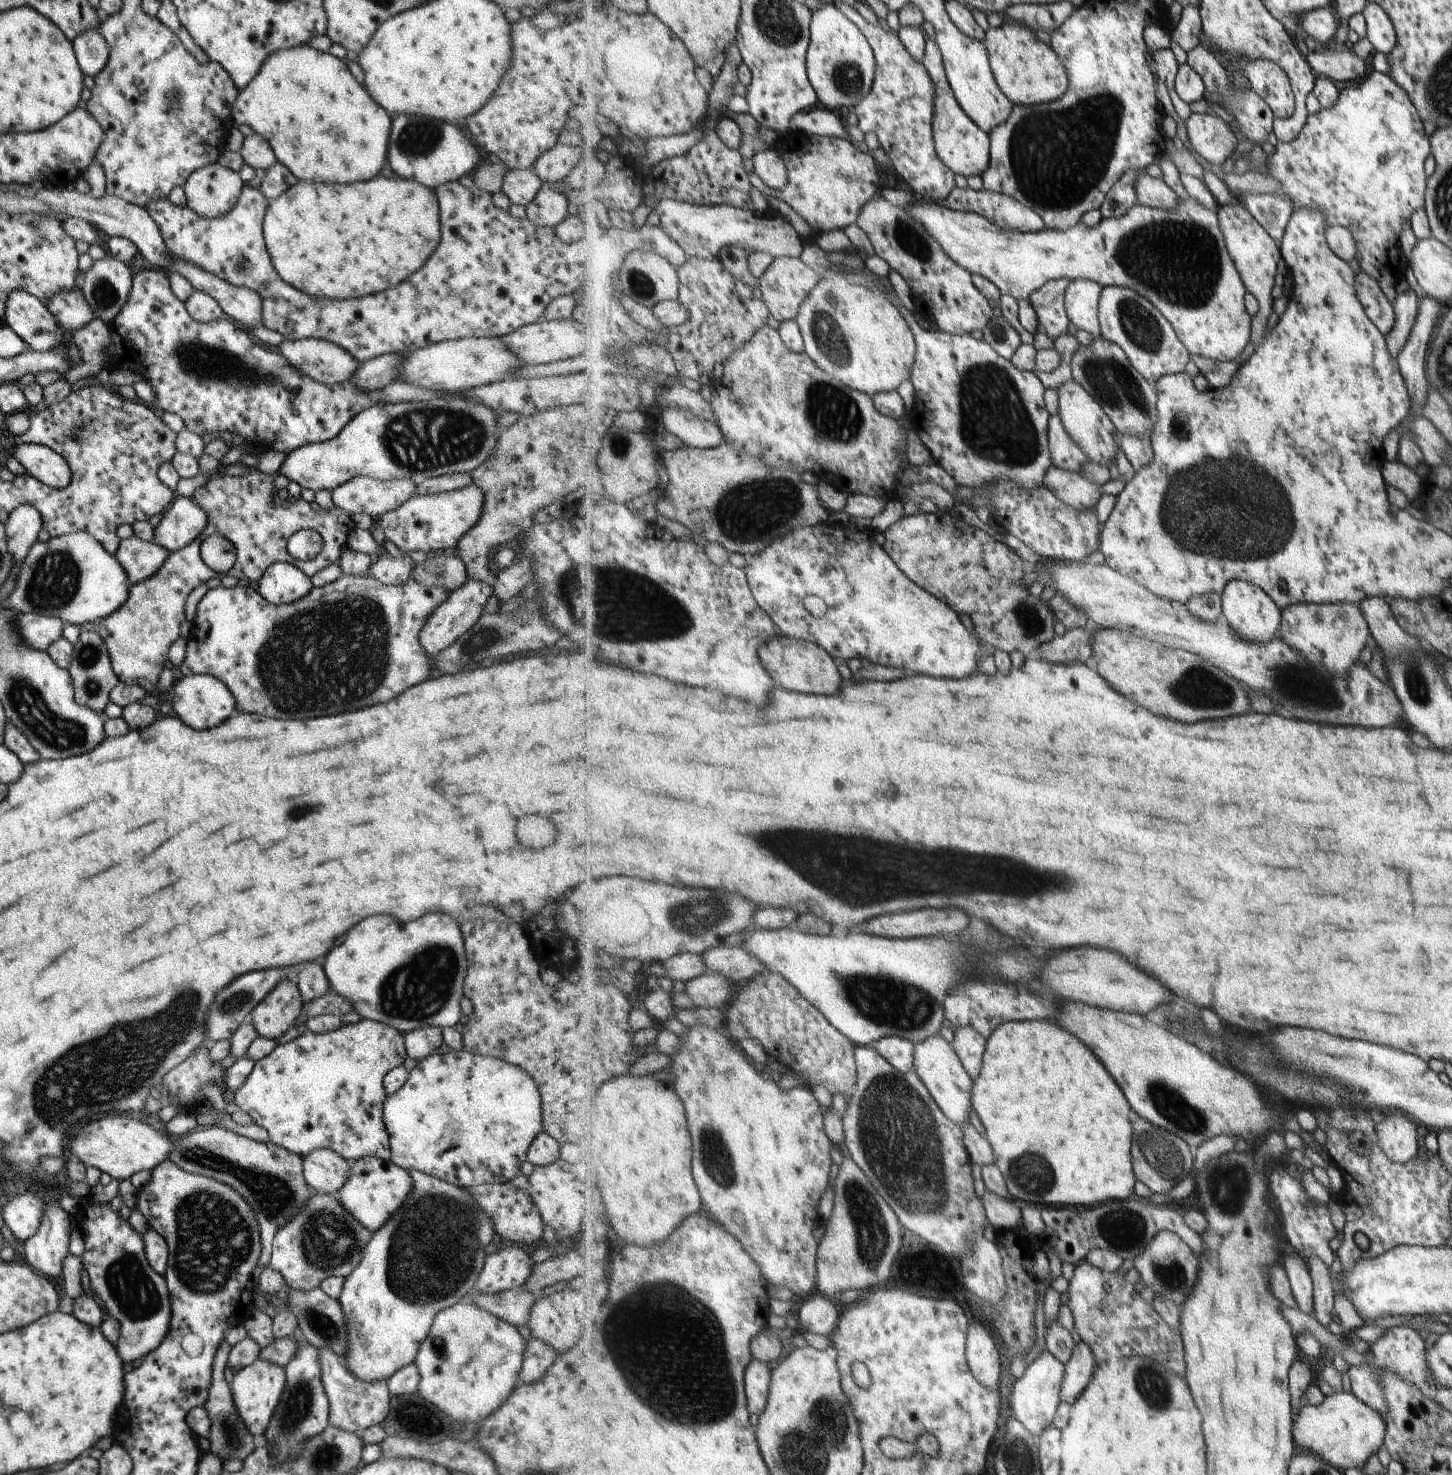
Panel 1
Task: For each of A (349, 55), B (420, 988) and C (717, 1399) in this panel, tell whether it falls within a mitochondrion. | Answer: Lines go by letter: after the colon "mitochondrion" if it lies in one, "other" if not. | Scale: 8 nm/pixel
A: other
B: mitochondrion
C: mitochondrion

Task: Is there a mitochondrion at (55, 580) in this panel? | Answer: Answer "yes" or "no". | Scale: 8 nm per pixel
yes

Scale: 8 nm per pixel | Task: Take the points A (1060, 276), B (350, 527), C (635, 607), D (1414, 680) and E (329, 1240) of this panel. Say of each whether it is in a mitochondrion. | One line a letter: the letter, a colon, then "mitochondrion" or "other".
A: other
B: other
C: mitochondrion
D: mitochondrion
E: mitochondrion

